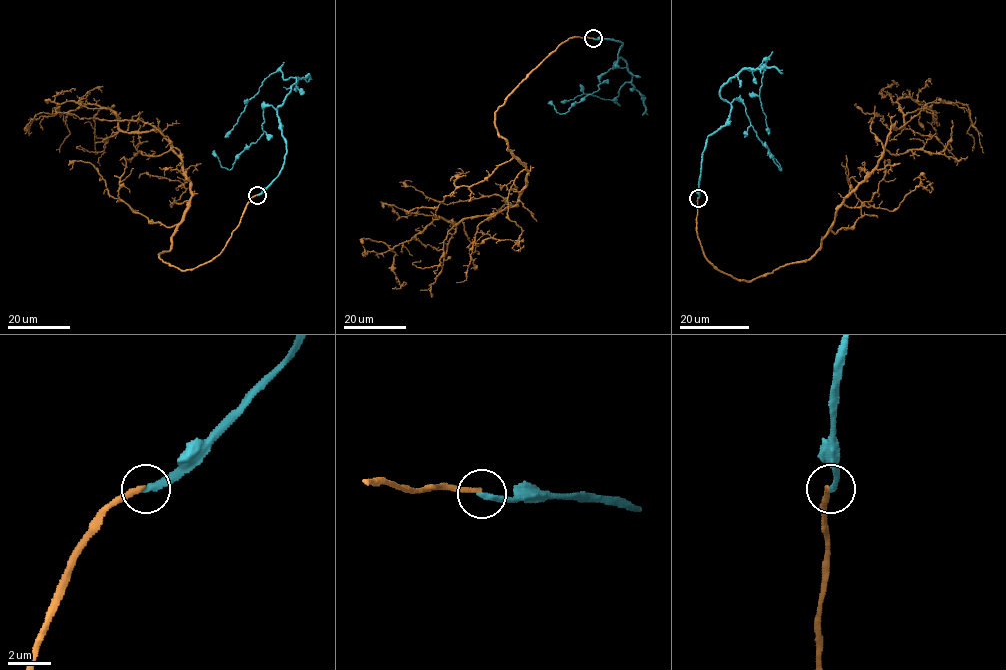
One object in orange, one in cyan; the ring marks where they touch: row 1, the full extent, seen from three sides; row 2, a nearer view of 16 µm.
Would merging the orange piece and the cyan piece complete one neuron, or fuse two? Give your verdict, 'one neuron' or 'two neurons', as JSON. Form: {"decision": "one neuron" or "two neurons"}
{"decision": "two neurons"}

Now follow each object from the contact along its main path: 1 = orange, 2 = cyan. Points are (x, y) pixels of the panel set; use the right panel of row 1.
1: (697, 198), (705, 258), (752, 280), (815, 253), (904, 123), (899, 99), (963, 107), (972, 151)
2: (698, 198), (705, 140), (725, 123), (730, 109), (720, 89), (763, 61), (759, 97), (768, 135)

